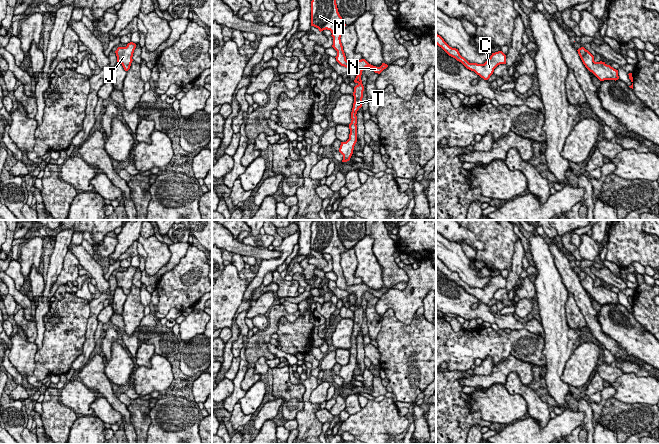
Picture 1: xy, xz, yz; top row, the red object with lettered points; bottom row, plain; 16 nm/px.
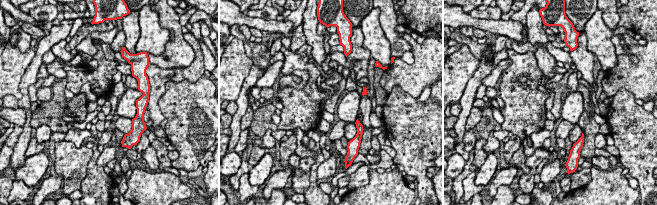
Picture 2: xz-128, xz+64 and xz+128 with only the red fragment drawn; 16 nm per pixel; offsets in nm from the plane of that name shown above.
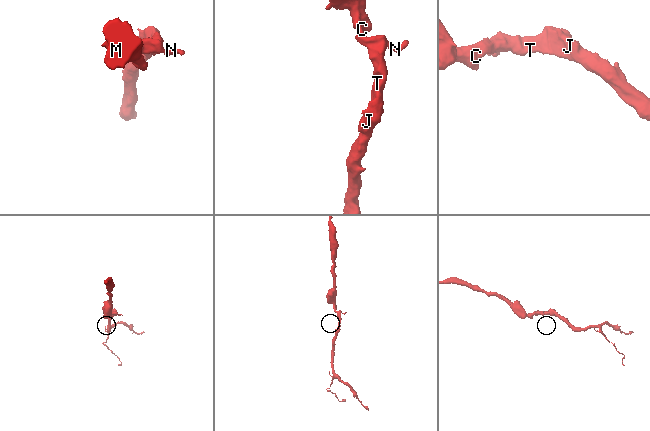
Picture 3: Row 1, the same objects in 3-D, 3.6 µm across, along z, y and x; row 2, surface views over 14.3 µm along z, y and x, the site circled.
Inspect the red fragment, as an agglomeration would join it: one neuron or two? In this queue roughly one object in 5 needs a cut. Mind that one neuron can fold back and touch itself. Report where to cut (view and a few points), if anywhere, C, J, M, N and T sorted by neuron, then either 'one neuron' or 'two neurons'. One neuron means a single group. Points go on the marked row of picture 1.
cut none; groups C J M N T; one neuron

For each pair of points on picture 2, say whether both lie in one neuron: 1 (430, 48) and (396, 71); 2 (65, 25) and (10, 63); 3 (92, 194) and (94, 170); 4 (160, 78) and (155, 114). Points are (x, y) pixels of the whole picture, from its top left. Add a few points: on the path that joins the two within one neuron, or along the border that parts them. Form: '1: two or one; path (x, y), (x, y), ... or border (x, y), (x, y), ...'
1: one; path (425, 57), (411, 71), (405, 71)
2: two; border (35, 49), (35, 55), (25, 71)
3: one; path (94, 188), (94, 176)
4: one; path (157, 87), (154, 95), (154, 105)

